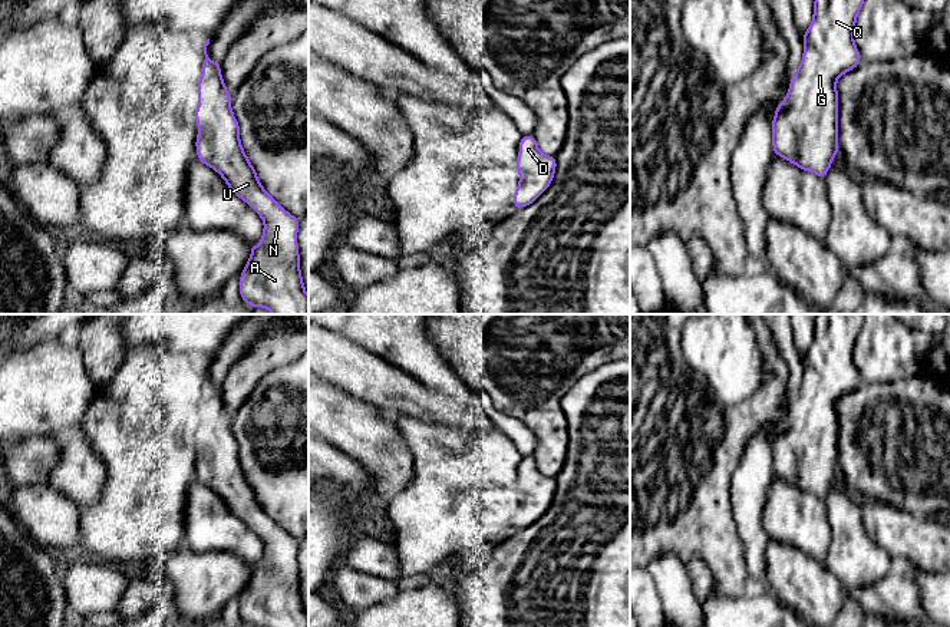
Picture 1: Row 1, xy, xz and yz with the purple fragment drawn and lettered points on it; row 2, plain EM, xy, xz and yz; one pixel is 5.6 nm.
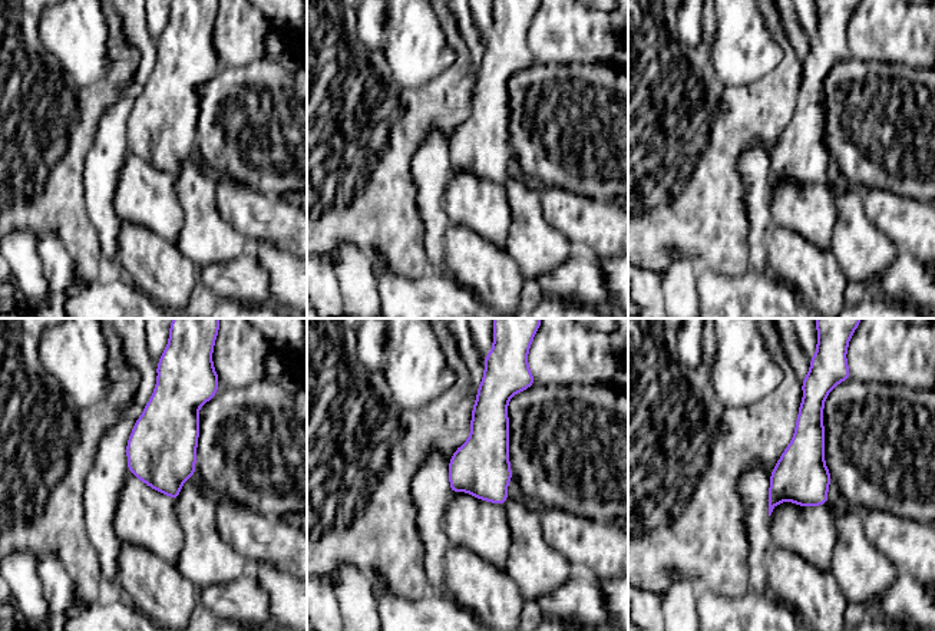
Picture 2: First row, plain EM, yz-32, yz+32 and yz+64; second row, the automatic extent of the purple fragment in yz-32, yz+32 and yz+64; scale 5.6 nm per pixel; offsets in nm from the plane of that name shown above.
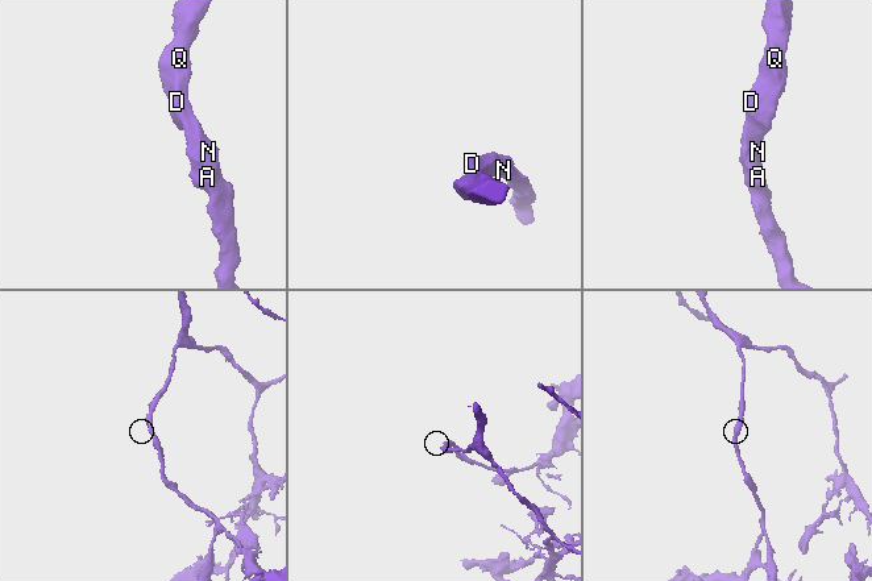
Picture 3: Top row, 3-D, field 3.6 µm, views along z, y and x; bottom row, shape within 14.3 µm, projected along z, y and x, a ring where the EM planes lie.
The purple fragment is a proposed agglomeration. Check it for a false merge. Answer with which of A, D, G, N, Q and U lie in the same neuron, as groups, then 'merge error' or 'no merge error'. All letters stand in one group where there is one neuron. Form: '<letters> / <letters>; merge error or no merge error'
A D G N Q U; no merge error

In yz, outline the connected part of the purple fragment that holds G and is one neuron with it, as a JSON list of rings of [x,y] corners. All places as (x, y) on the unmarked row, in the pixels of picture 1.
[[[817,314],[804,377],[772,442],[773,475],[827,498],[838,475],[837,400],[861,383],[854,364],[865,314]]]

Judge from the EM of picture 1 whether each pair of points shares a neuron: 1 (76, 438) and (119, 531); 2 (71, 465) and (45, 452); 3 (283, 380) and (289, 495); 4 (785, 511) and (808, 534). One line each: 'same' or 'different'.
1: different
2: different
3: same
4: same

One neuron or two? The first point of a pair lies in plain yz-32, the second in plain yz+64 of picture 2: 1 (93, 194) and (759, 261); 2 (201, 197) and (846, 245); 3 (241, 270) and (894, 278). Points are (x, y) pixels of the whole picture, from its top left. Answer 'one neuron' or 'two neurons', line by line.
1: one neuron
2: one neuron
3: one neuron

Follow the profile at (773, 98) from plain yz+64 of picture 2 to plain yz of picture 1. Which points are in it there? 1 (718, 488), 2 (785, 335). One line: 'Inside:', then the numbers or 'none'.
Inside: 1

